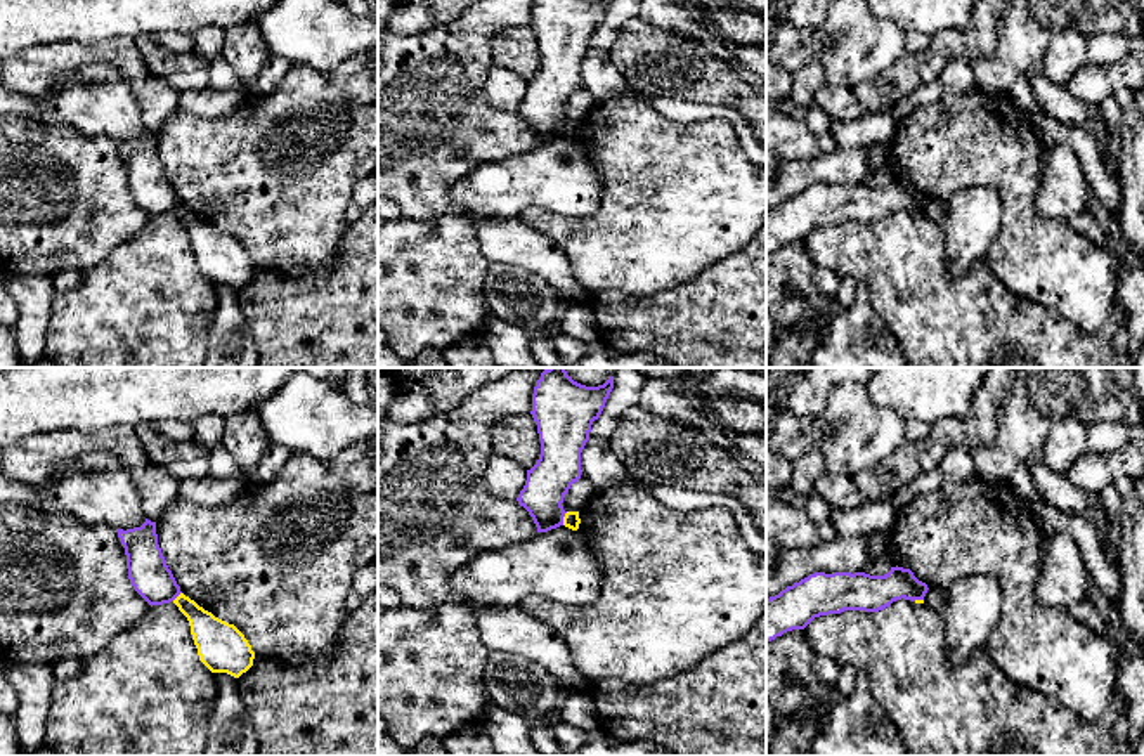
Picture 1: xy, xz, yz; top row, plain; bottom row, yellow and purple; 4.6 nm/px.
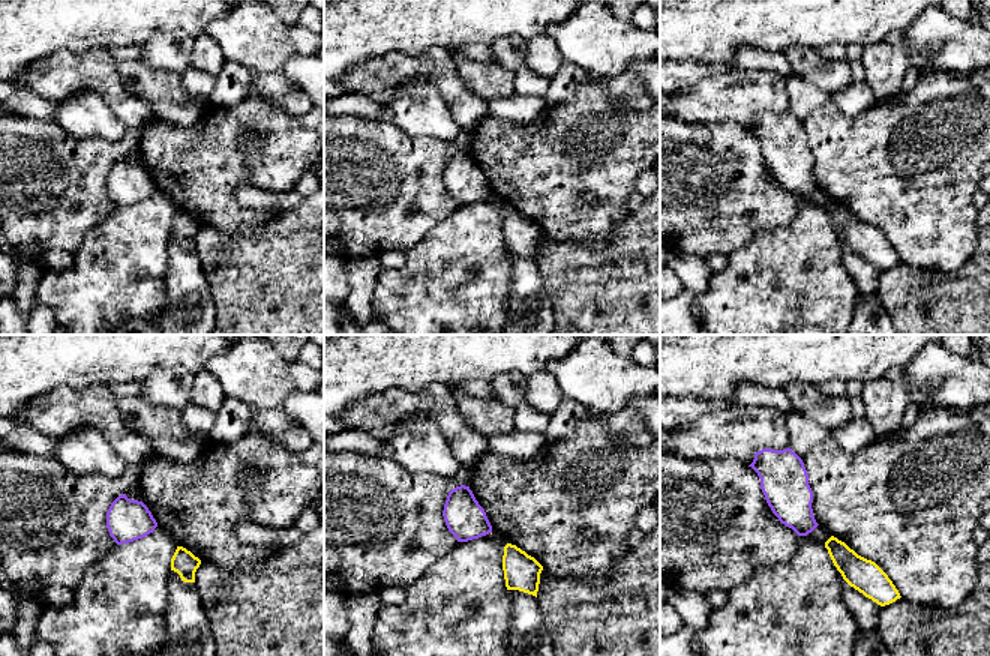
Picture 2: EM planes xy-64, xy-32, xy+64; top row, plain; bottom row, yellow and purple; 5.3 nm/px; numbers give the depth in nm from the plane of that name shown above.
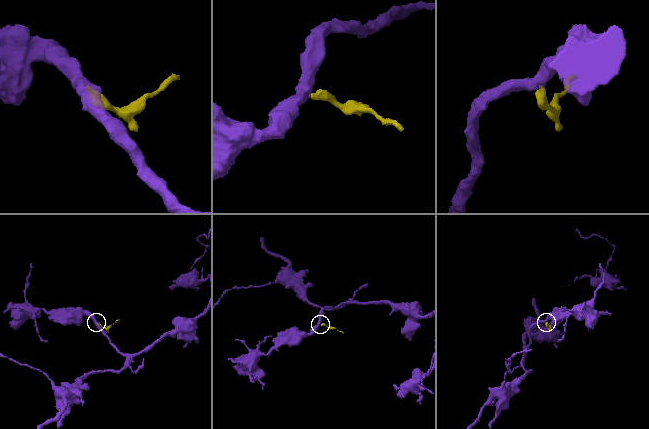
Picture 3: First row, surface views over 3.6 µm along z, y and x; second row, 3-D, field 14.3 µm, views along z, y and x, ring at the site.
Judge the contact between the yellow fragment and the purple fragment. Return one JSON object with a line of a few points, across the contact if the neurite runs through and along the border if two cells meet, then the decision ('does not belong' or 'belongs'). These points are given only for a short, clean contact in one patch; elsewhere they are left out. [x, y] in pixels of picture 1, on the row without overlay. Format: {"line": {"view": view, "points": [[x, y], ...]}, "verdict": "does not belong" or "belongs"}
{"line": {"view": "xz", "points": [[567, 123], [562, 136]]}, "verdict": "does not belong"}

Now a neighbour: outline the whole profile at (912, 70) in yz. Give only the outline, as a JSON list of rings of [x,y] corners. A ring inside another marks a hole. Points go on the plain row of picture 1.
[[[978,0],[962,31],[946,28],[933,35],[926,49],[905,52],[889,69],[853,88],[856,101],[868,114],[886,113],[920,85],[938,81],[950,61],[993,59],[998,45],[997,23],[1009,3],[1011,0]]]

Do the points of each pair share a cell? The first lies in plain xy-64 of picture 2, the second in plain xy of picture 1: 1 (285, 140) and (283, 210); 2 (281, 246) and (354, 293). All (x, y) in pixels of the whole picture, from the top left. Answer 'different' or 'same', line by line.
1: same
2: same

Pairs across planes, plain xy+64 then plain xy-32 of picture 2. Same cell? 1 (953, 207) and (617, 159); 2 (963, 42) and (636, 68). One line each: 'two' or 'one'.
1: one
2: two

